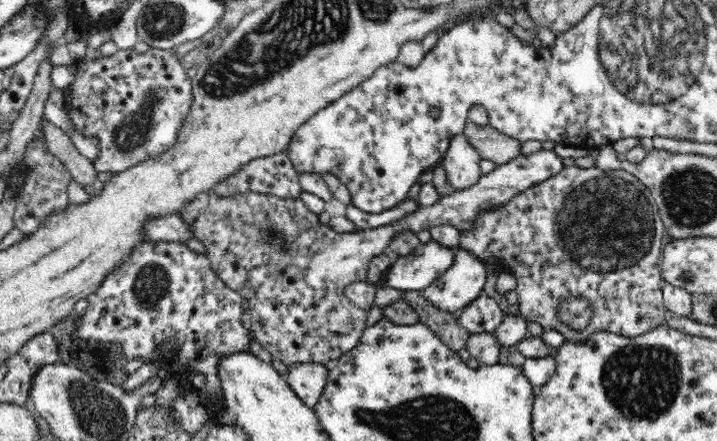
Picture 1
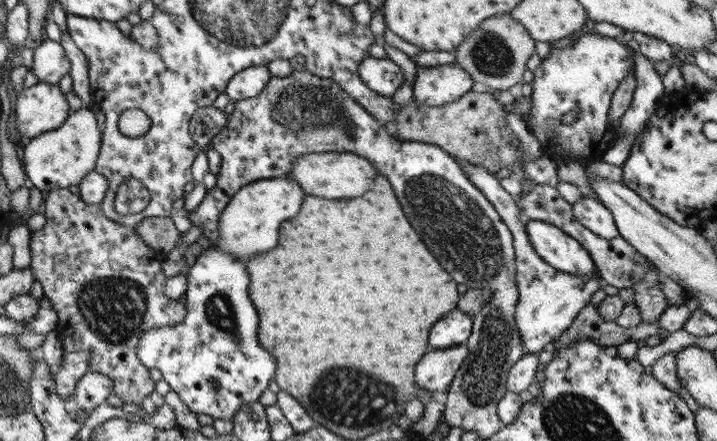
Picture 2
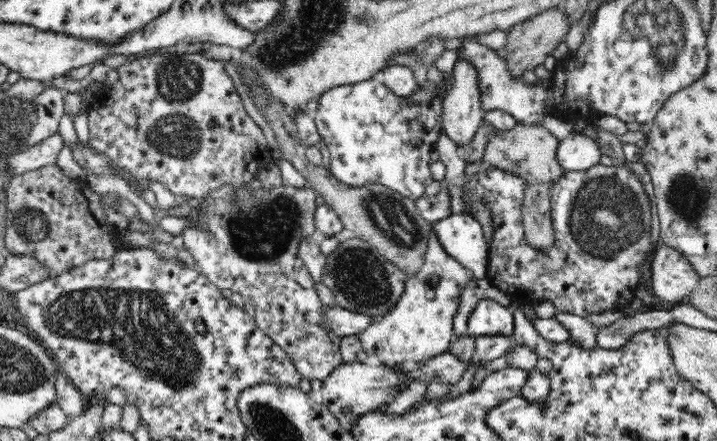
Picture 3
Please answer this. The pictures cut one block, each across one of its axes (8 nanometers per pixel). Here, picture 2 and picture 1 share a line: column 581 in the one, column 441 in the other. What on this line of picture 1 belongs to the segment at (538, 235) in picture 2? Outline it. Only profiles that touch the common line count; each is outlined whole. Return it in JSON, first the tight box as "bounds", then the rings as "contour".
{"bounds":[383,240,457,292],"contour":[[[436,240],[419,246],[407,256],[394,257],[394,265],[386,274],[383,285],[400,292],[419,292],[426,290],[435,280],[454,264],[457,251],[451,250]]]}

